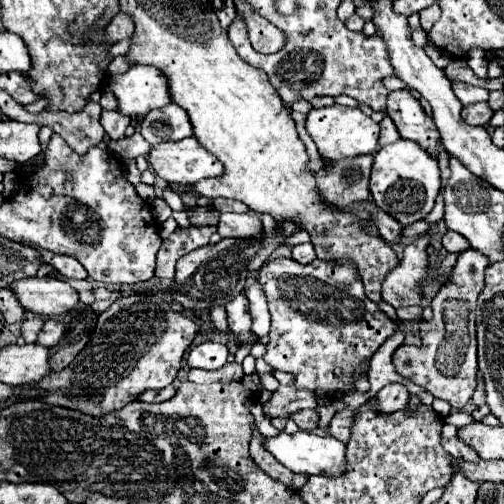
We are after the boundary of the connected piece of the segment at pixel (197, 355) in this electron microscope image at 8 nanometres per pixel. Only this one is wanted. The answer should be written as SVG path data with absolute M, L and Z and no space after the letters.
M200 343L188 353L188 365L198 369L220 369L226 363L228 347L222 343Z

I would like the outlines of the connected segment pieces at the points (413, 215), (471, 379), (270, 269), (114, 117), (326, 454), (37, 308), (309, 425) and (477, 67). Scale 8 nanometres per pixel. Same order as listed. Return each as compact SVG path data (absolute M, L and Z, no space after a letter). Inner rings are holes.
M400 139L376 151L370 175L370 193L380 209L394 217L400 225L406 227L424 219L432 211L440 187L442 183L436 157L432 157L426 149L420 149L414 141Z
M472 247L460 253L452 277L432 299L432 321L422 321L420 325L422 345L400 345L392 355L392 363L402 377L424 387L434 397L448 401L454 409L462 409L476 387L476 299L484 287L484 269L488 263L490 261Z
M280 257L266 261L258 271L258 283L262 285L268 309L272 315L272 329L270 329L270 343L266 345L264 361L270 363L274 369L288 371L296 377L296 387L300 389L324 389L330 399L336 395L342 395L344 391L350 391L350 377L356 369L356 365L364 359L370 359L374 351L394 333L396 325L394 321L378 309L378 303L366 297L364 285L358 275L352 277L350 283L342 283L334 279L336 269L340 269L340 263L334 261L320 261L314 259L312 263L300 265L298 261ZM342 369L344 377L336 377L334 371Z
M102 111L102 127L106 129L106 133L110 135L110 139L124 139L126 137L126 129L130 125L130 119L118 111Z
M284 431L278 437L266 439L266 449L290 471L294 473L308 473L308 475L340 475L344 473L346 465L346 445L336 437L320 437L314 433L298 431L294 435L286 435Z
M30 277L10 287L26 311L38 315L62 315L78 305L78 291L60 279Z
M302 409L292 413L292 419L300 429L314 429L318 425L318 413L316 409Z
M472 49L472 55L468 55L468 67L476 73L476 77L480 79L488 79L486 75L486 67L488 67L488 59L486 59L486 53L480 49Z

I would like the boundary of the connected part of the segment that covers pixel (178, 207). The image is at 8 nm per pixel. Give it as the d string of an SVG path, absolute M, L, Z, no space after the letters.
M166 187L166 189L164 189L164 201L172 207L172 211L186 211L186 205L182 203L180 195L178 195L178 193L174 193L170 187Z

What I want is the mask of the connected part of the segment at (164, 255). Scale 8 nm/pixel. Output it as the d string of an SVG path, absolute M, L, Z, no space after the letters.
M190 227L186 231L176 229L168 239L164 239L164 243L162 243L160 251L158 251L156 277L160 281L172 281L176 261L182 255L206 245L214 231L216 231L216 227Z

